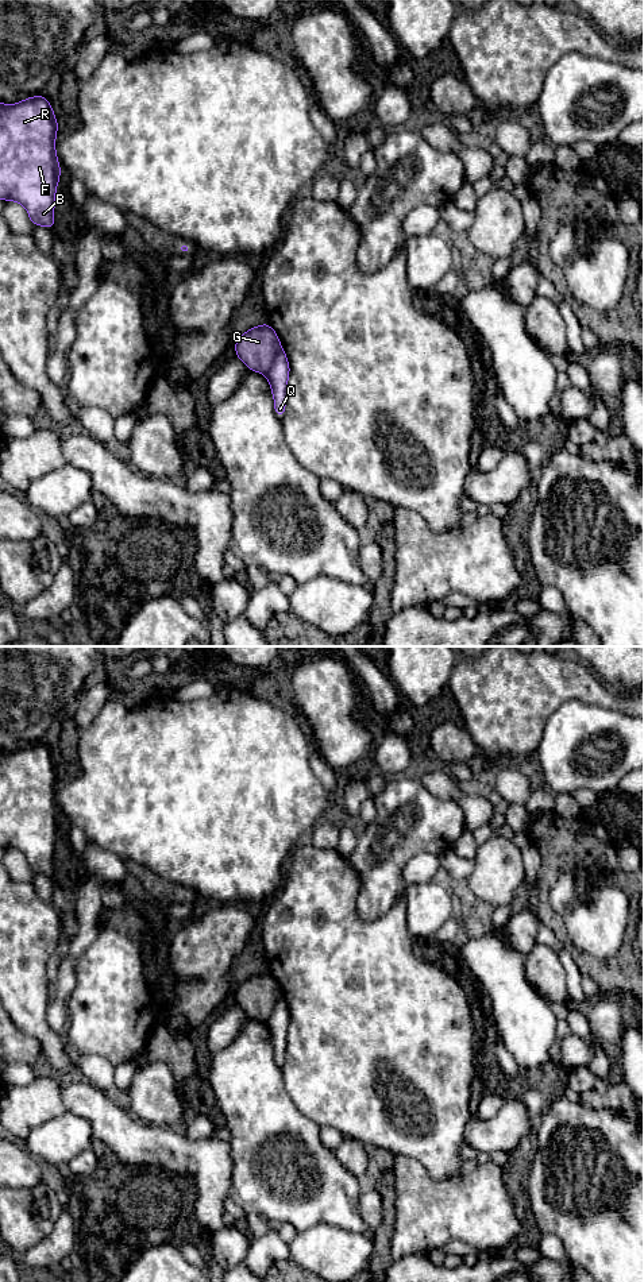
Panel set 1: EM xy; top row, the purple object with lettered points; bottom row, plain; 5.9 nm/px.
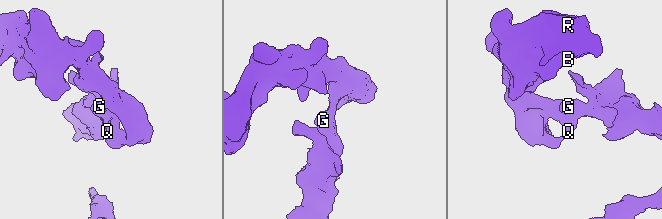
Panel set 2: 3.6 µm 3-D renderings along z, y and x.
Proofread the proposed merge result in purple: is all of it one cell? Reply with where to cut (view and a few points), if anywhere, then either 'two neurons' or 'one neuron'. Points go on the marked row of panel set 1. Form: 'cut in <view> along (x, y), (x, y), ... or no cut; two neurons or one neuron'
cut in xy along (281, 347), (265, 374); two neurons

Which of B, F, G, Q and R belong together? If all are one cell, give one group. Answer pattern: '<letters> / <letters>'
B F Q R / G

